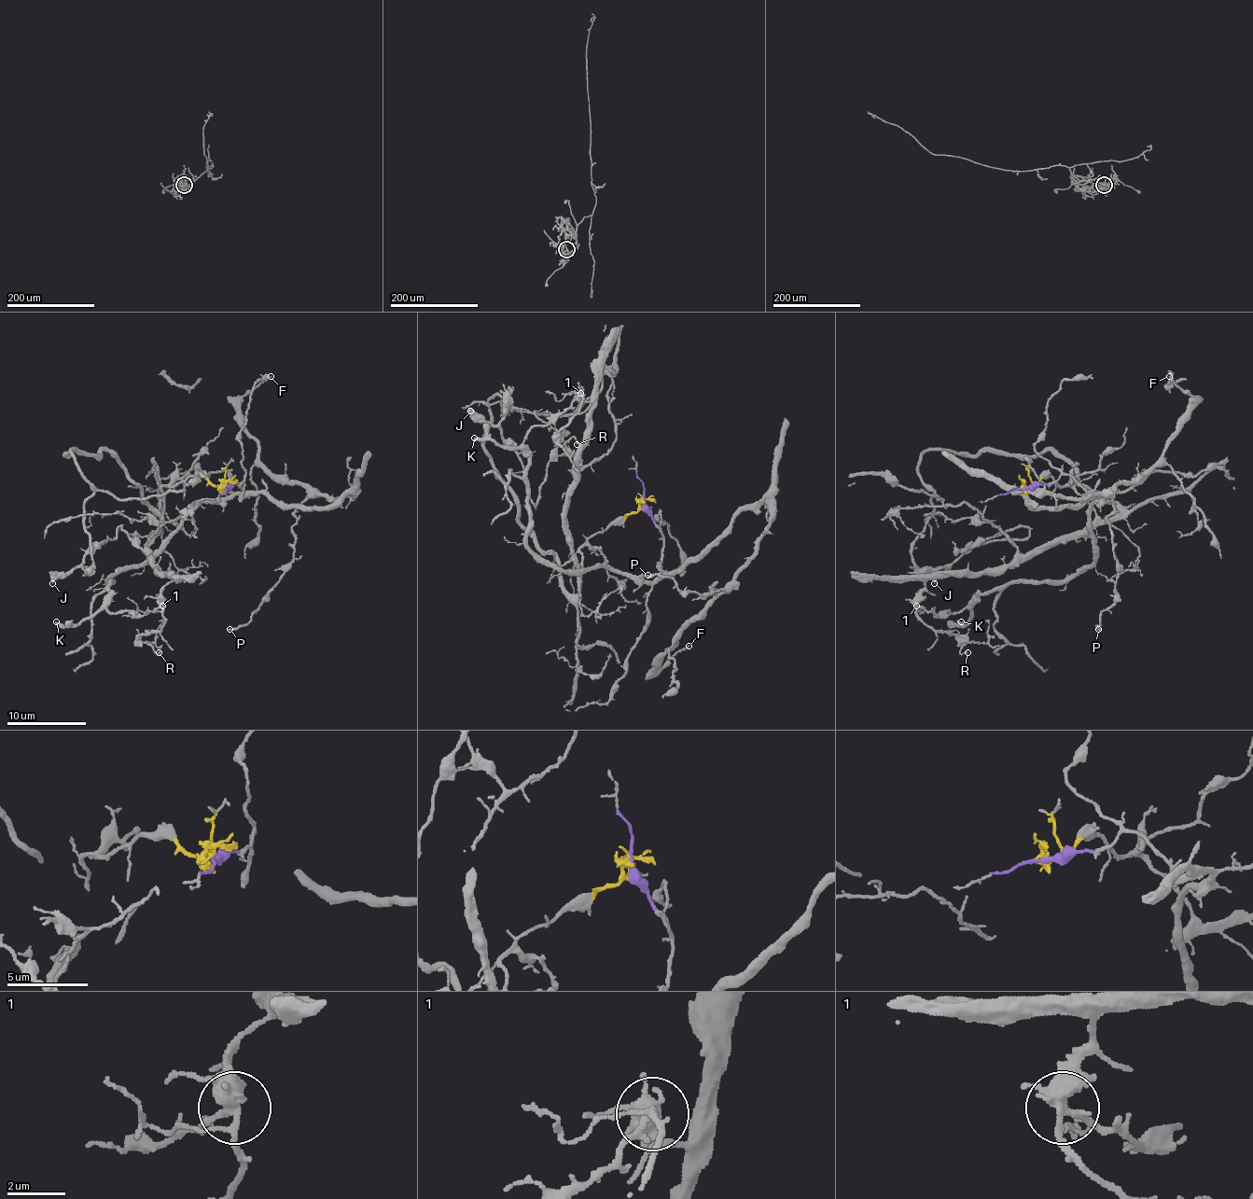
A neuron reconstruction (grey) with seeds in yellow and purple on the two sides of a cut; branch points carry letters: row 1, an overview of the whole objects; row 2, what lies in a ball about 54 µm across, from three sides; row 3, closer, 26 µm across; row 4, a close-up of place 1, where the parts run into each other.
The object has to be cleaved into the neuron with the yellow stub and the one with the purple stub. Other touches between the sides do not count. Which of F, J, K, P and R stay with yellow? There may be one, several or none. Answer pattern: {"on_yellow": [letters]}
{"on_yellow": ["J", "R"]}

